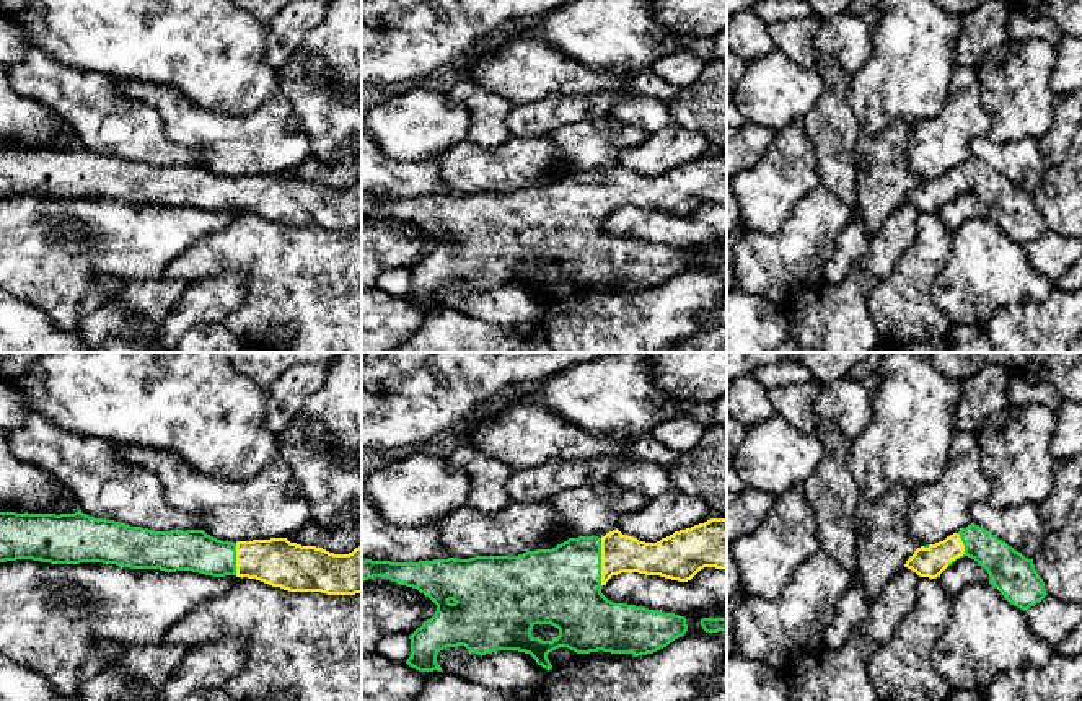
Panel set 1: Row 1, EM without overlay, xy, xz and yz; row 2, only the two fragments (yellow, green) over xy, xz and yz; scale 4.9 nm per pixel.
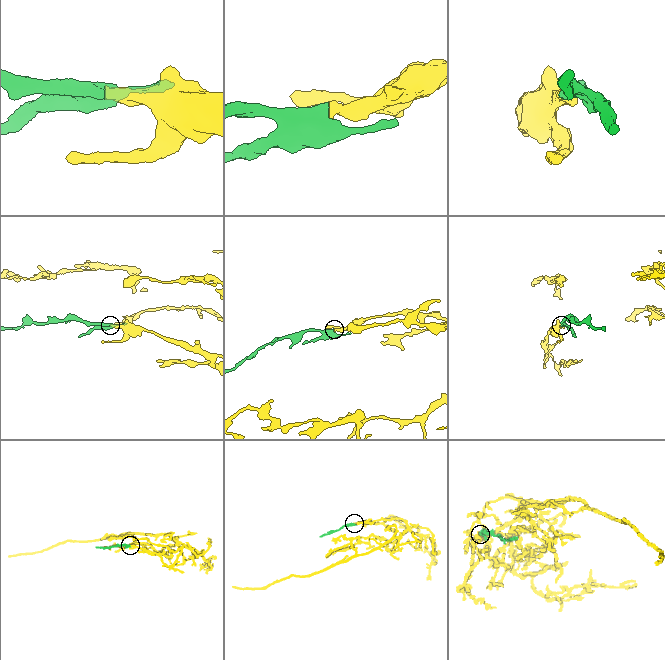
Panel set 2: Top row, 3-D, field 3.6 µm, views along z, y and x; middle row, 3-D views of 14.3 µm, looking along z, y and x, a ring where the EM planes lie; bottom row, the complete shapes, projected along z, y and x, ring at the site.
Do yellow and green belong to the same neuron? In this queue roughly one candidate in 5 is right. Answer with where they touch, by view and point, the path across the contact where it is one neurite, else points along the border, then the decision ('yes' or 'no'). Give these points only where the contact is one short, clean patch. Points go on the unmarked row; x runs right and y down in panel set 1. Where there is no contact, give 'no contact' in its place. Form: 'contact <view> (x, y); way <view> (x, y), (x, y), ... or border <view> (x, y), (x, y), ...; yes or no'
contact xz (602, 198); yes

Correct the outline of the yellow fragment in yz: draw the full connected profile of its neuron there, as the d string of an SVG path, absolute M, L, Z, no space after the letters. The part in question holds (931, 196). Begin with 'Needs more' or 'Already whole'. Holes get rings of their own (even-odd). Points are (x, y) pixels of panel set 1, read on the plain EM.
Needs more. M968 160L935 179L914 186L904 202L919 212L937 214L957 194L968 191L989 209L989 218L1020 245L1040 238L1048 228L1033 194L1025 192L1005 176L979 160Z

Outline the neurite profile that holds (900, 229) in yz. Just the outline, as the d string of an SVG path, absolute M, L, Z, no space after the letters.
M903 202L883 223L882 230L869 238L867 253L857 266L878 280L890 276L898 259L917 236L919 210Z

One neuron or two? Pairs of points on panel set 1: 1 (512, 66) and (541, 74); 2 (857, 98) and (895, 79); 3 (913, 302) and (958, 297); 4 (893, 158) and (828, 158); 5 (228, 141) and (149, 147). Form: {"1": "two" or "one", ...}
{"1": "one", "2": "one", "3": "two", "4": "two", "5": "two"}

